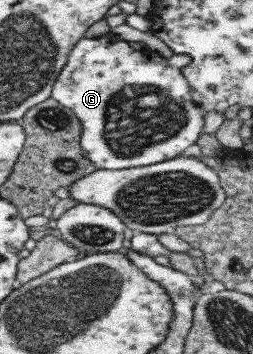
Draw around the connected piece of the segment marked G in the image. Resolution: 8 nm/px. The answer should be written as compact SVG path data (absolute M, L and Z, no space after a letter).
M113 33L99 36L98 38L83 37L73 46L73 49L69 52L67 63L63 66L56 82L53 84L51 98L57 100L61 105L64 105L65 108L71 109L77 116L77 119L82 123L80 144L86 156L89 158L89 161L93 162L96 169L129 169L175 159L186 153L187 147L196 143L204 130L203 117L205 113L203 108L193 101L191 89L186 77L182 74L182 70L169 65L167 58L159 56L155 51L135 50L129 45L128 41L117 39Z

